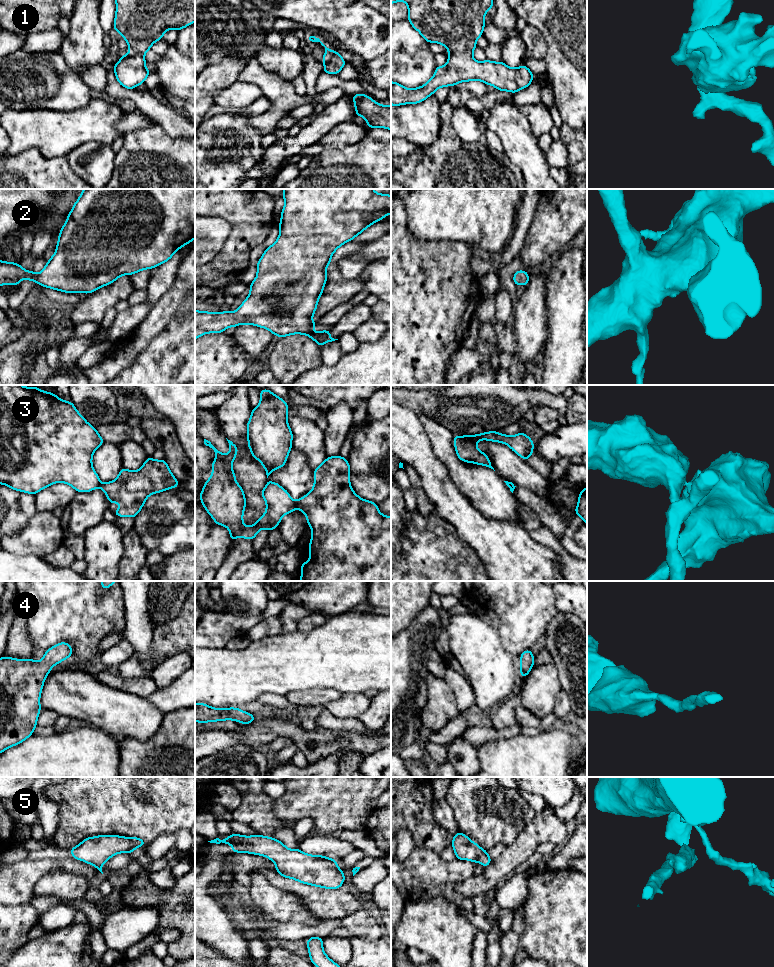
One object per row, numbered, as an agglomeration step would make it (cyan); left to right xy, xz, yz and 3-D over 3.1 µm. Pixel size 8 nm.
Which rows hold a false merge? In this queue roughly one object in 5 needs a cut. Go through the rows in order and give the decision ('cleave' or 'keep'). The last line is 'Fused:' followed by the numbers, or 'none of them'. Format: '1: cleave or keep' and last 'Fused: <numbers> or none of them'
1: keep
2: keep
3: cleave
4: keep
5: keep
Fused: 3

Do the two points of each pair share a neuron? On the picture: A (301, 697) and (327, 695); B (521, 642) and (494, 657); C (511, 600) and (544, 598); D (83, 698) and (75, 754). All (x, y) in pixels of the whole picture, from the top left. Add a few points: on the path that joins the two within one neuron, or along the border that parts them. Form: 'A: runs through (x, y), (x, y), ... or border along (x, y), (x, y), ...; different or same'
A: runs through (307, 697), (321, 697); same
B: border along (496, 629), (502, 646), (514, 656); different
C: runs through (519, 599), (536, 599); same
D: border along (88, 724), (100, 728), (109, 734); different

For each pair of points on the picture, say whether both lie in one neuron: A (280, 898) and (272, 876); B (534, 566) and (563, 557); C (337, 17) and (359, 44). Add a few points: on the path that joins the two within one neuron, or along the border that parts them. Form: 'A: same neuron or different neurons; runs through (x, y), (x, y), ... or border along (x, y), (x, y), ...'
A: different neurons; border along (257, 873), (272, 885), (298, 896)
B: different neurons; border along (539, 543), (547, 546), (557, 558)
C: same neuron; runs through (344, 24), (357, 37)

